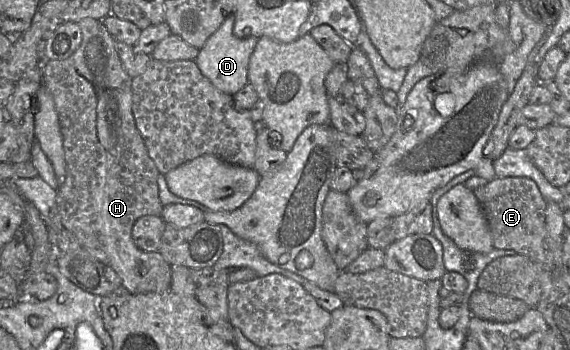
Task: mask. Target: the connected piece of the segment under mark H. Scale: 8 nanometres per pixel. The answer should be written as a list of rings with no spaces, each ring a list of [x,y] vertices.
[[[84,18],[78,26],[82,32],[82,40],[78,49],[67,59],[47,61],[44,64],[42,84],[48,89],[53,97],[58,114],[60,129],[63,137],[64,157],[66,162],[66,173],[63,182],[56,189],[56,203],[59,211],[59,219],[64,228],[68,229],[76,237],[80,246],[104,265],[113,268],[121,279],[121,286],[132,294],[143,294],[149,292],[163,293],[170,290],[172,280],[171,265],[158,252],[147,252],[140,249],[133,241],[132,228],[134,223],[142,216],[161,216],[164,205],[159,197],[158,170],[155,162],[149,155],[145,141],[140,133],[132,111],[132,79],[124,69],[114,45],[114,38],[107,31],[102,20]]]

